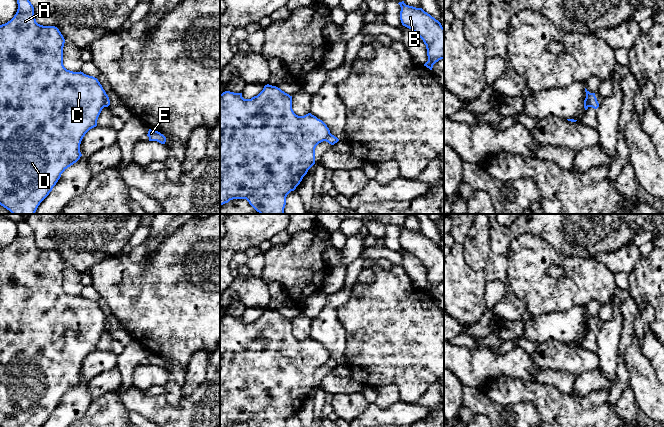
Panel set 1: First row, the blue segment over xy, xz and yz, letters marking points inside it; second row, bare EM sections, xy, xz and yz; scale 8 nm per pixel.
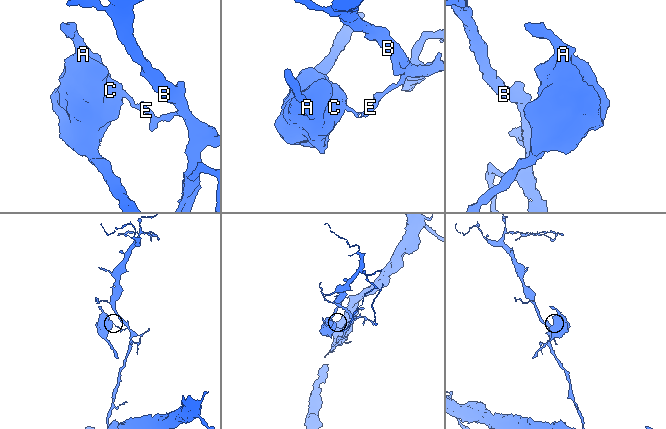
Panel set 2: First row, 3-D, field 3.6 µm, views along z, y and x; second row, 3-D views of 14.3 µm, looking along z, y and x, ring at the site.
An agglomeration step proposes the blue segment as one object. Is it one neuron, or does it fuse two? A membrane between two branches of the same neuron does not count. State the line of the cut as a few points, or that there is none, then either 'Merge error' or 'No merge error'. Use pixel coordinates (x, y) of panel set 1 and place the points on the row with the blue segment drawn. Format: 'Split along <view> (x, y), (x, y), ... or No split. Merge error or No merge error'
Split along yz (591, 93), (588, 97), (588, 106). Merge error

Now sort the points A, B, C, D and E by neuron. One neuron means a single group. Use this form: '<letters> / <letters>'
A C D / B E

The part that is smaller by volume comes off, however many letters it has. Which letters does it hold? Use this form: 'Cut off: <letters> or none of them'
Cut off: A, C, D

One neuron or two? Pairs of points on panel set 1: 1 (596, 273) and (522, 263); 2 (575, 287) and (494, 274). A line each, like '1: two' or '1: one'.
1: one
2: two

